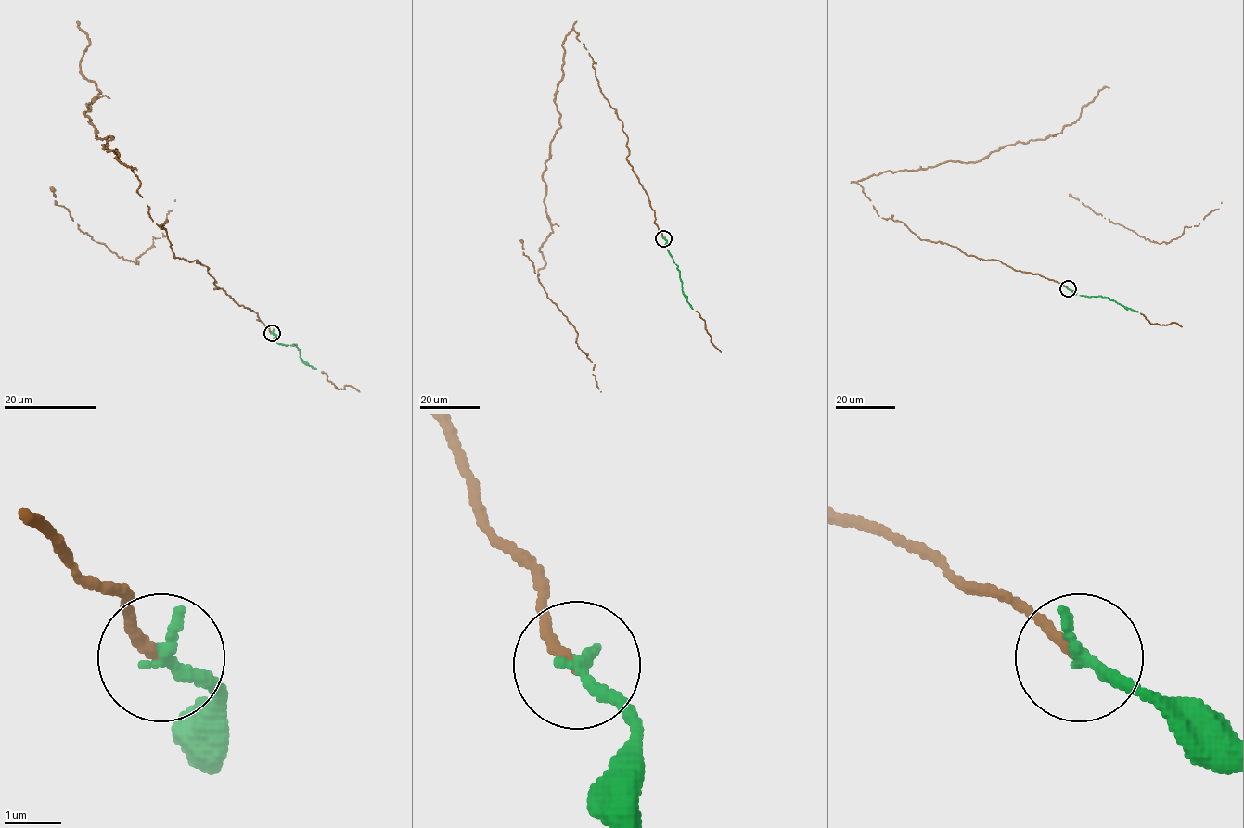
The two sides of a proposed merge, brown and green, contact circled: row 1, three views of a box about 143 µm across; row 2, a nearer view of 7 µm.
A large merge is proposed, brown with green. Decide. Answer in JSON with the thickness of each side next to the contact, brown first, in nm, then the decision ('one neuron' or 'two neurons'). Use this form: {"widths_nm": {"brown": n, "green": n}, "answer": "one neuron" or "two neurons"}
{"widths_nm": {"brown": 190, "green": 260}, "answer": "one neuron"}

